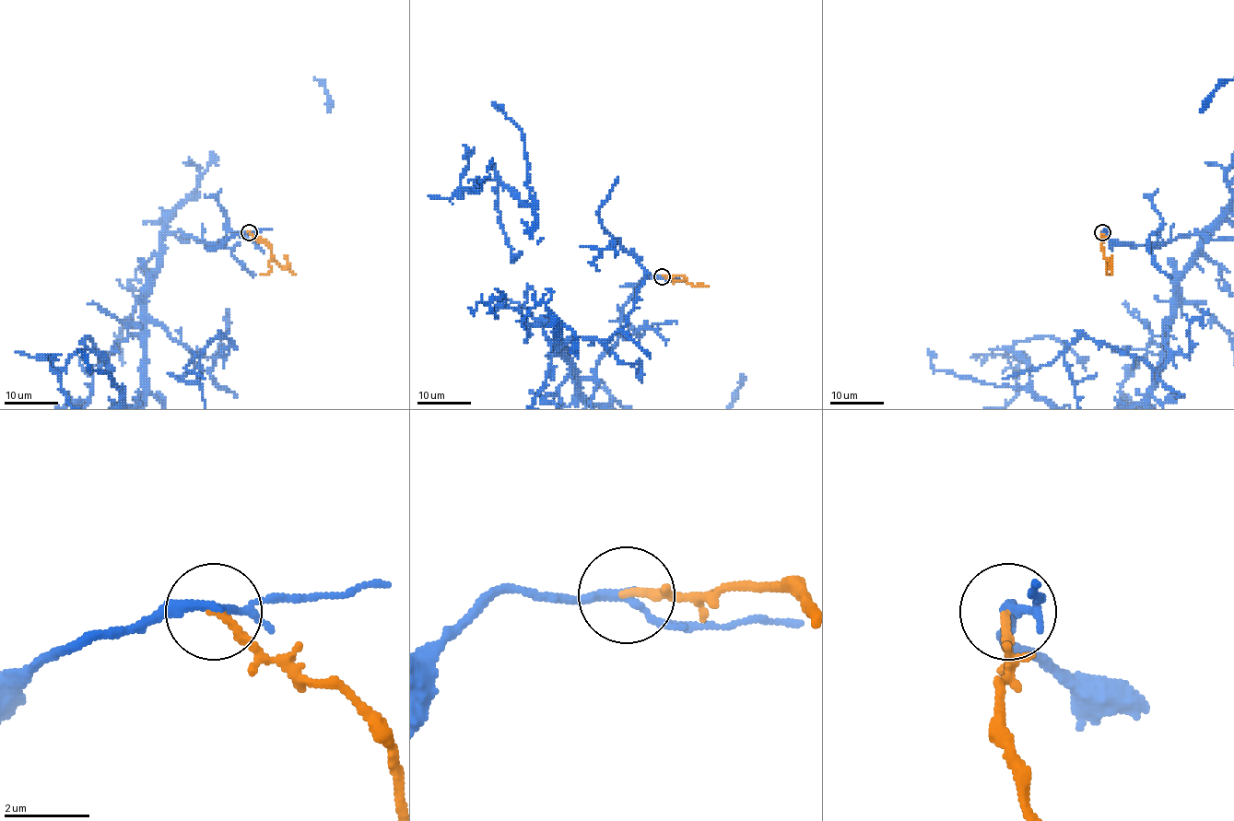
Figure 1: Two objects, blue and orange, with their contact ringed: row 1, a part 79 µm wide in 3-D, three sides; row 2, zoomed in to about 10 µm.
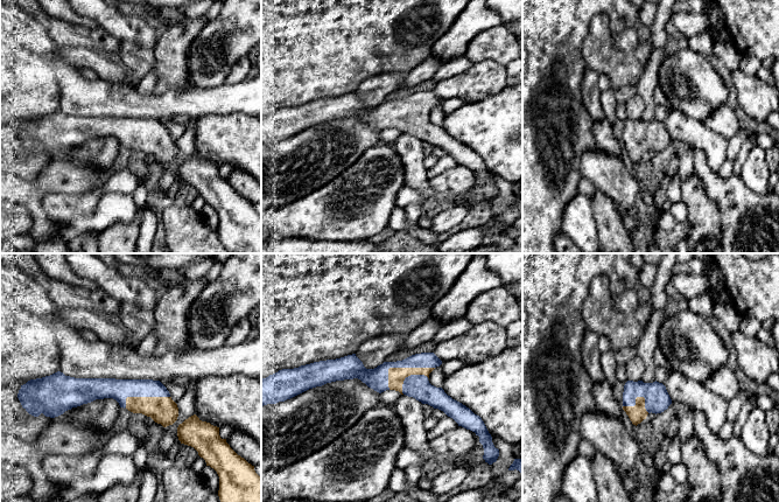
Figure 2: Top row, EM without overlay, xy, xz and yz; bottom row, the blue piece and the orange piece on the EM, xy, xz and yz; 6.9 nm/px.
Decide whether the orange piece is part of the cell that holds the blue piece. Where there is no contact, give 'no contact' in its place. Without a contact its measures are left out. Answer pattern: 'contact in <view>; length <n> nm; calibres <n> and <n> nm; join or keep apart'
contact in xz; length 360 nm; calibres 150 and 120 nm; join

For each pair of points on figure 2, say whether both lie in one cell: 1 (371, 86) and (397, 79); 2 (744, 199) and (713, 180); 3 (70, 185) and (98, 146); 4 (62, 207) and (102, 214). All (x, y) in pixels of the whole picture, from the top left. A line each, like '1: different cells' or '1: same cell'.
1: same cell
2: same cell
3: different cells
4: different cells

